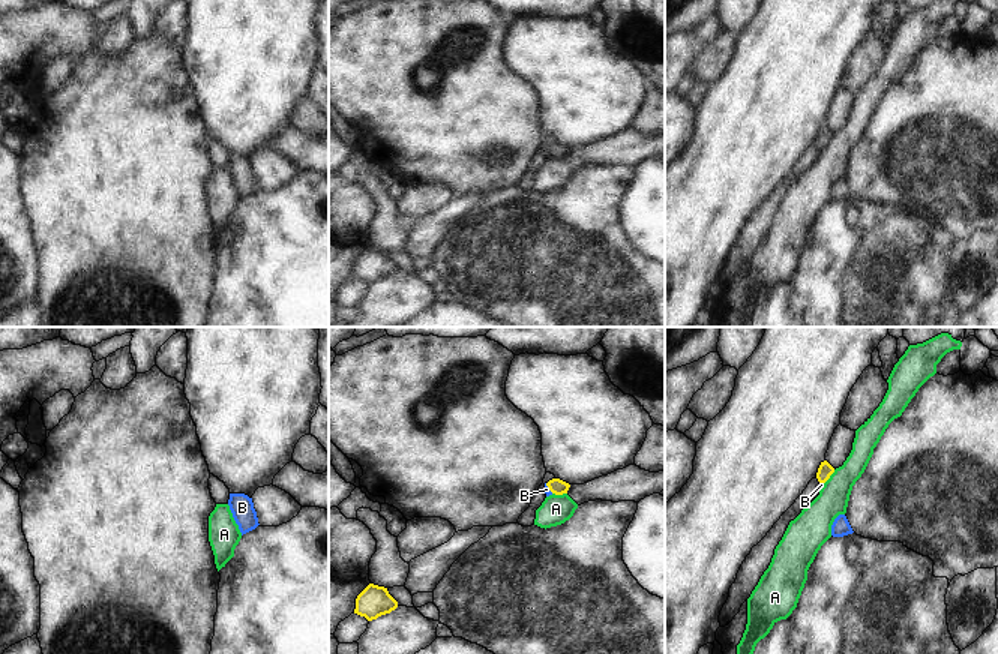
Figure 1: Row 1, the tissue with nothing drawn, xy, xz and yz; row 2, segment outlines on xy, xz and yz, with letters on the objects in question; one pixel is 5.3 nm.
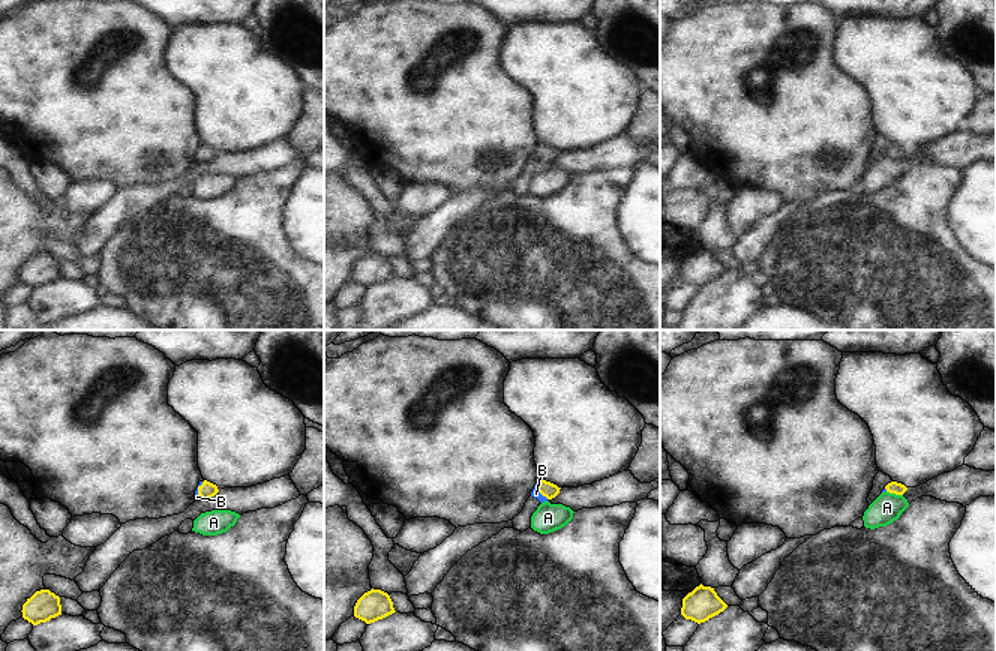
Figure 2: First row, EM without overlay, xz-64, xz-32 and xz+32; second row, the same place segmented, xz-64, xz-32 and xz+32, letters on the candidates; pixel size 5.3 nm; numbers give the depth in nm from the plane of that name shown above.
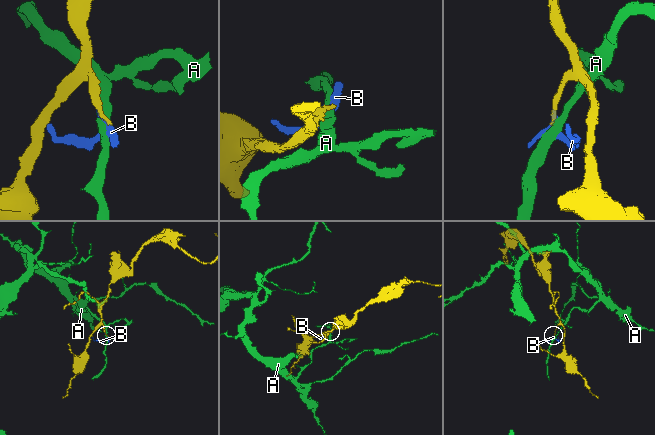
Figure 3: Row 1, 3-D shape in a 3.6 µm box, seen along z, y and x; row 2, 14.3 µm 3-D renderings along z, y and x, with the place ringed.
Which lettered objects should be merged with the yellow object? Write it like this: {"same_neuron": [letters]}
{"same_neuron": ["B"]}

